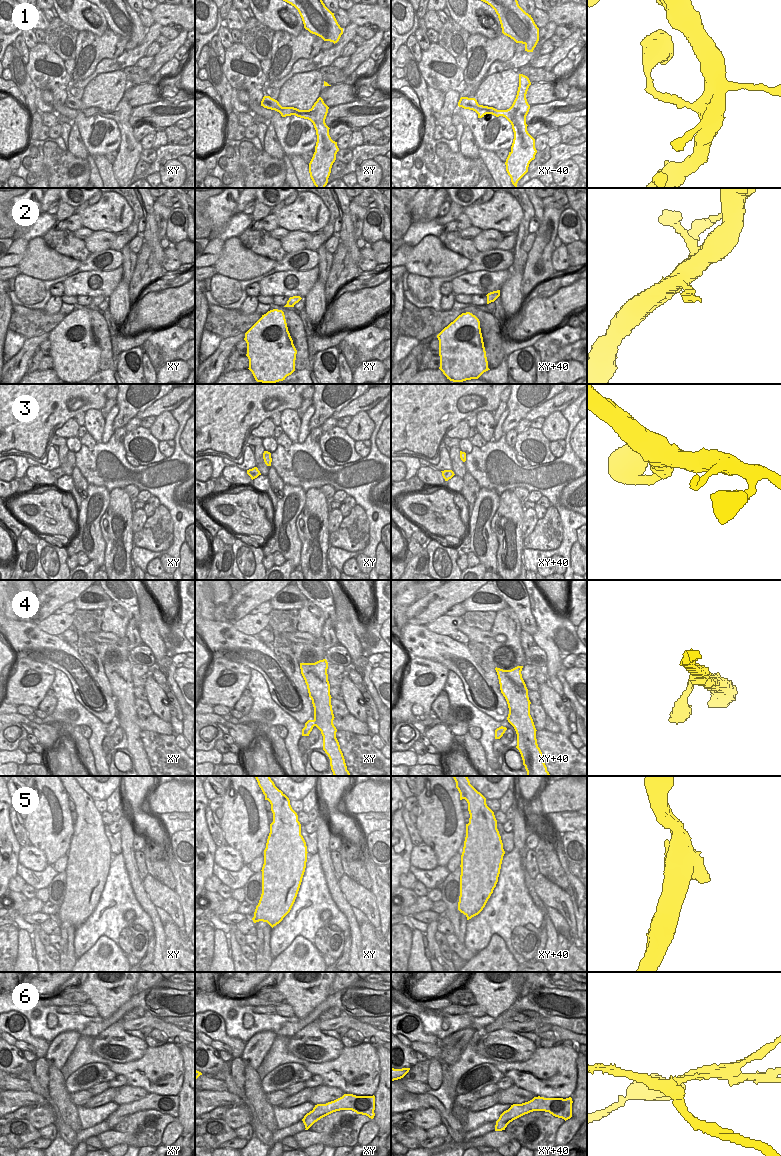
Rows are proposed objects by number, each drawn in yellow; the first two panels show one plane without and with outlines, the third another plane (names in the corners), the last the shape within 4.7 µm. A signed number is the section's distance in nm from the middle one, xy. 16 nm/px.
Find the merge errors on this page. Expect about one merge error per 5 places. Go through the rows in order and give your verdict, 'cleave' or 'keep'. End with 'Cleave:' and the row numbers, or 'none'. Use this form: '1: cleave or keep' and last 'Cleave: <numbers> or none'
1: keep
2: keep
3: keep
4: keep
5: keep
6: cleave
Cleave: 6

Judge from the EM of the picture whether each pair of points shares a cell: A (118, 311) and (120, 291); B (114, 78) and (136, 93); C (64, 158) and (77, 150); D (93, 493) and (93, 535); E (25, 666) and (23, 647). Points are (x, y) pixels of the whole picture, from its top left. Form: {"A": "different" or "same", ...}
{"A": "same", "B": "different", "C": "different", "D": "same", "E": "different"}

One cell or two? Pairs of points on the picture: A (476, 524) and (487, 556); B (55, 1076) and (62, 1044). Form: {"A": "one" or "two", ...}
{"A": "one", "B": "two"}

